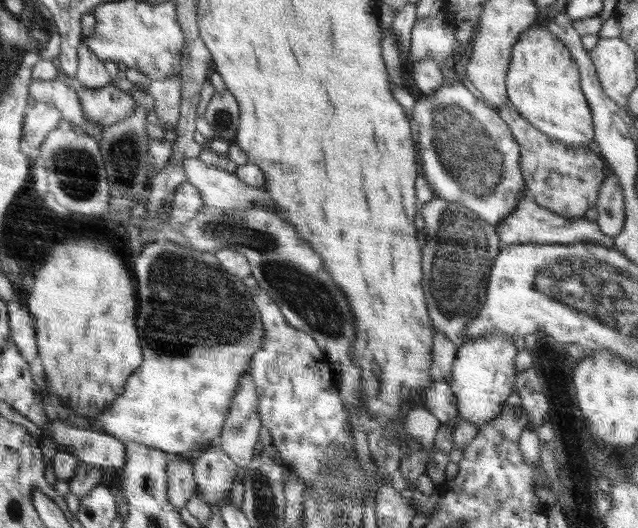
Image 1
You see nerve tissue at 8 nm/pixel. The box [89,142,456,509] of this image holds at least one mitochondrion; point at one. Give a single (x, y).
(188, 301)

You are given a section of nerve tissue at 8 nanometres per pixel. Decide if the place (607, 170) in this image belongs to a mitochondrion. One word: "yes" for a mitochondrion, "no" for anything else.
no

